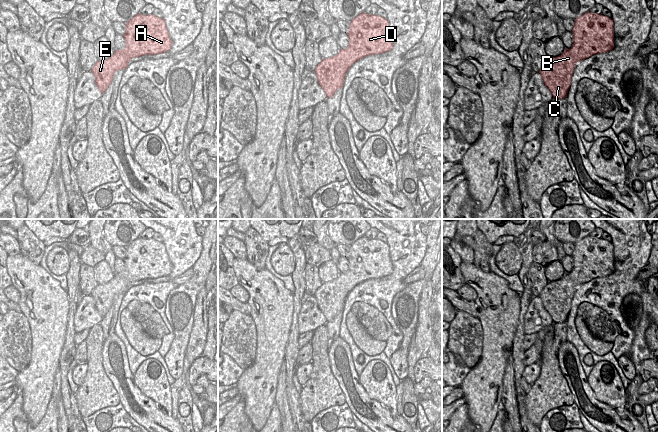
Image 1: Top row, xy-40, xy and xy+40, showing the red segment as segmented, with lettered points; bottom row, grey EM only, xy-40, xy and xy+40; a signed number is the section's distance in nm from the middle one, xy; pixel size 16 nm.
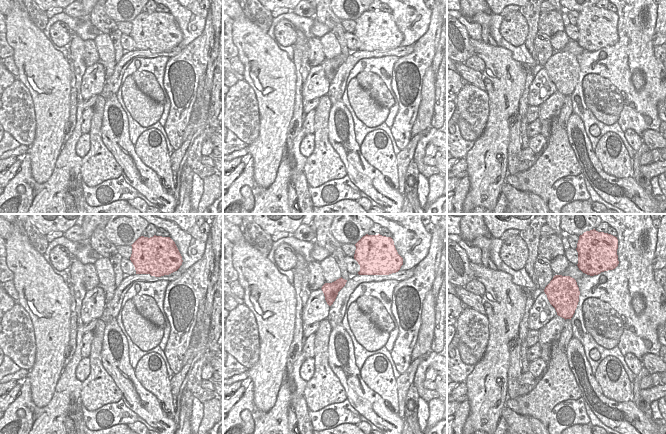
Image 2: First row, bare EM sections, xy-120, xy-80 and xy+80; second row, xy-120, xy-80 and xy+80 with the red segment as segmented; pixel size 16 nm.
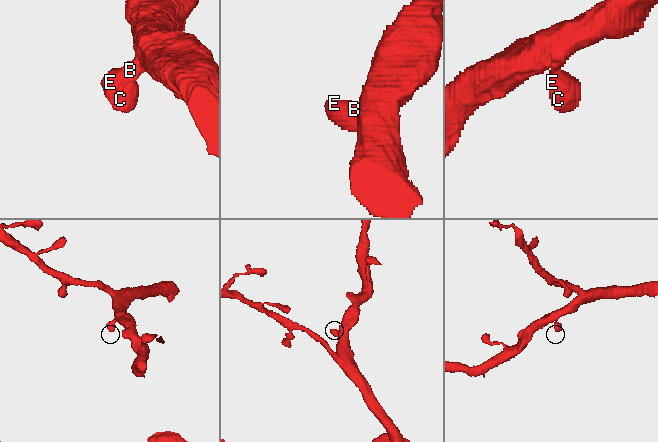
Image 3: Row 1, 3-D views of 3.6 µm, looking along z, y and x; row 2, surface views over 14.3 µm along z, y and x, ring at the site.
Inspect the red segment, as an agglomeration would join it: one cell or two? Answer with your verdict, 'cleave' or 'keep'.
keep

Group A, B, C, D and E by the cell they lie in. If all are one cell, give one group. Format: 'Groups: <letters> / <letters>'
Groups: A B C D E.

